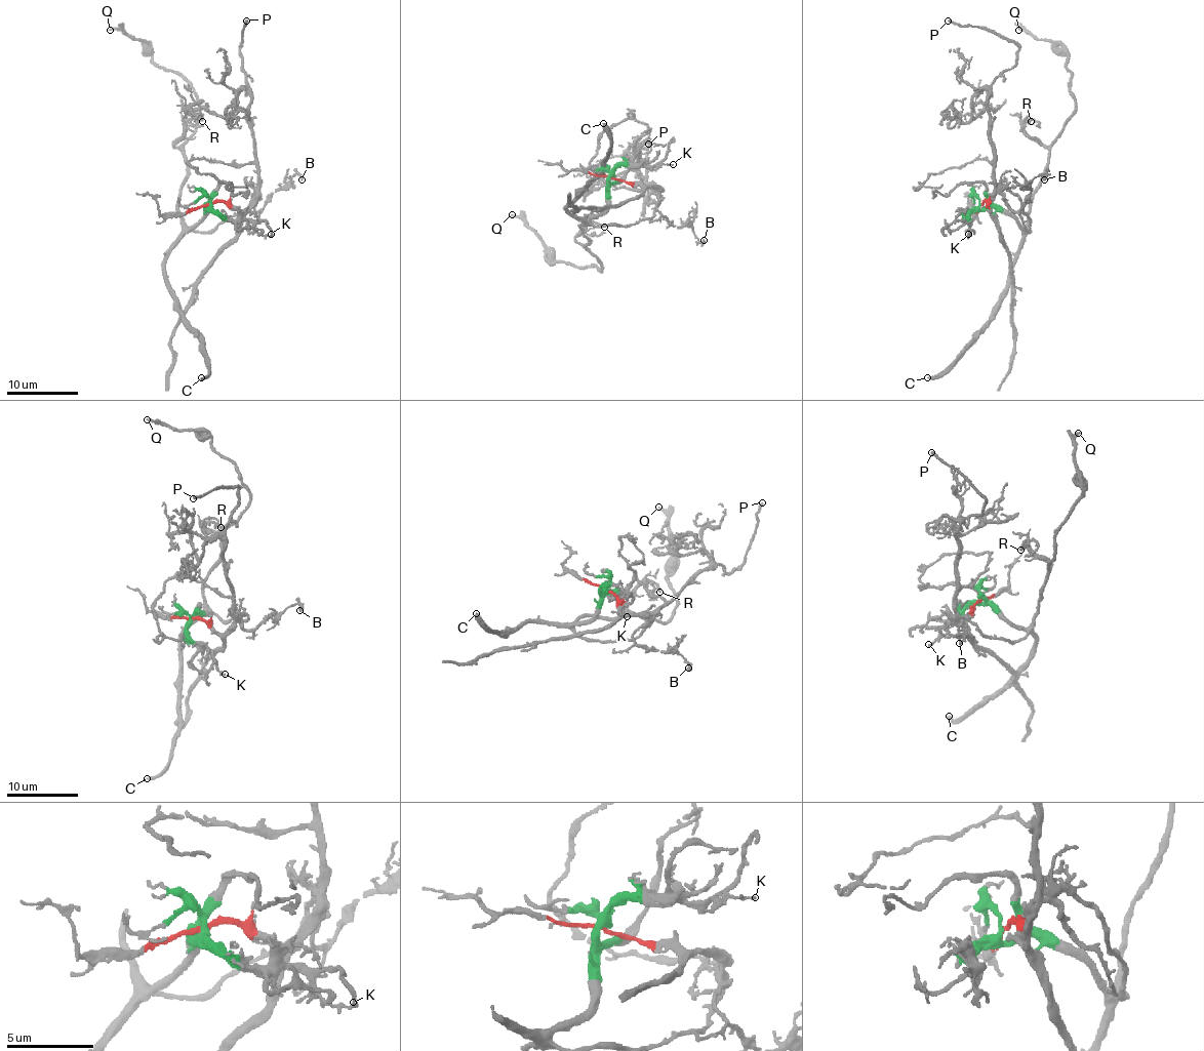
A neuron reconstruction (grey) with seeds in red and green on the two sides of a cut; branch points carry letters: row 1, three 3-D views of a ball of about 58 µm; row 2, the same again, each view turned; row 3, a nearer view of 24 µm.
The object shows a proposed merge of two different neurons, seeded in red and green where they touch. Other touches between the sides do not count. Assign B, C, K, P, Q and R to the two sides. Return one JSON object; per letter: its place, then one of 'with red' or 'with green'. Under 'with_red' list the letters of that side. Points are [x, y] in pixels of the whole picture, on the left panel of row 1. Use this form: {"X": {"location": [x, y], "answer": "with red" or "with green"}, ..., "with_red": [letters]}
{"B": {"location": [302, 179], "answer": "with red"}, "C": {"location": [201, 377], "answer": "with green"}, "K": {"location": [271, 234], "answer": "with green"}, "P": {"location": [246, 21], "answer": "with red"}, "Q": {"location": [110, 30], "answer": "with green"}, "R": {"location": [202, 121], "answer": "with green"}, "with_red": ["B", "P"]}

